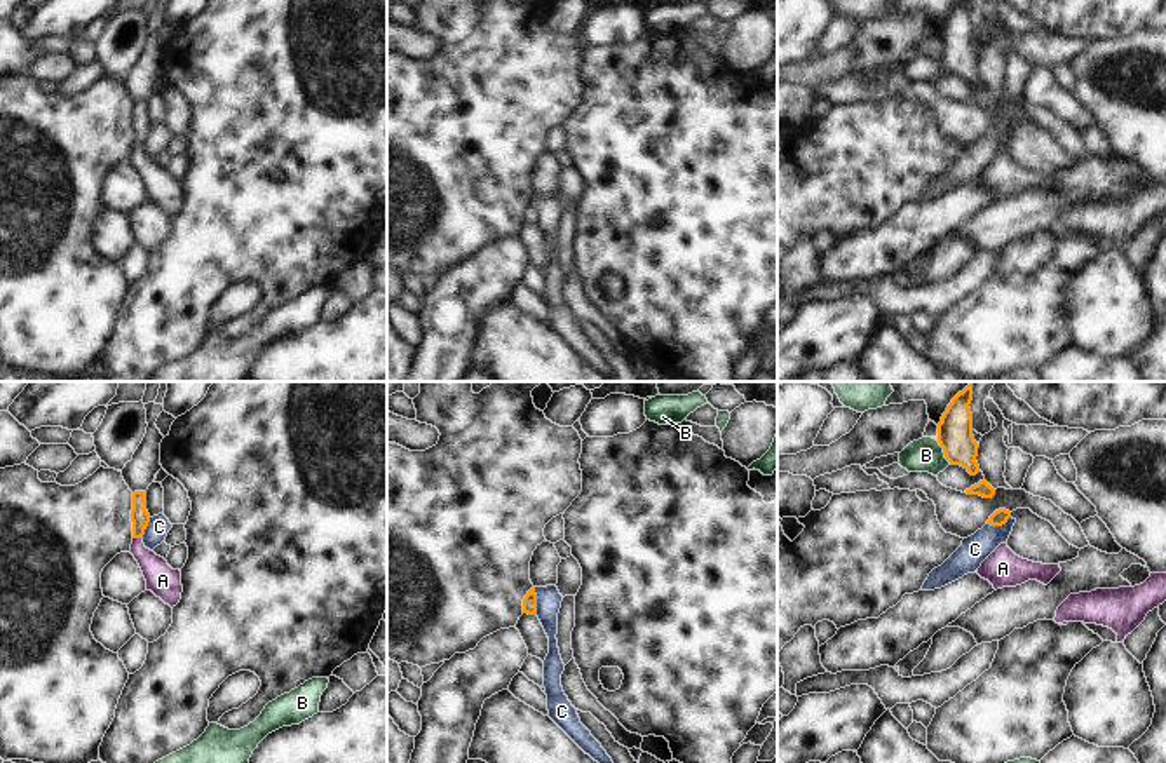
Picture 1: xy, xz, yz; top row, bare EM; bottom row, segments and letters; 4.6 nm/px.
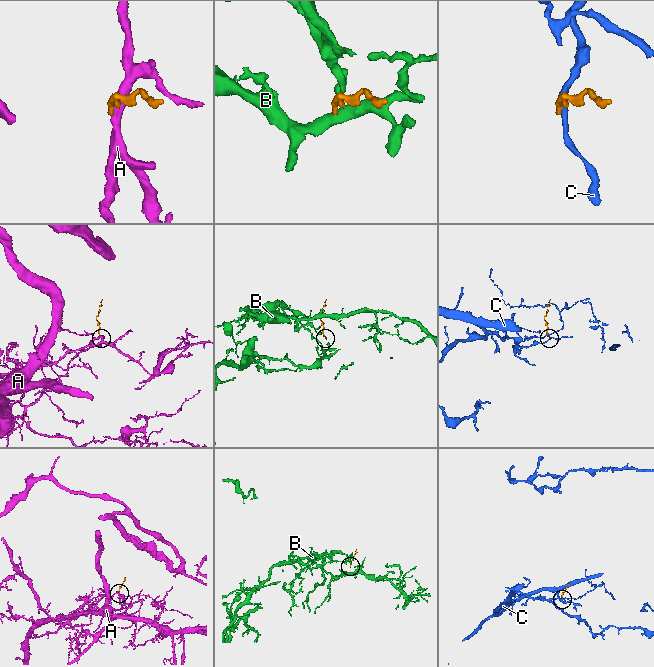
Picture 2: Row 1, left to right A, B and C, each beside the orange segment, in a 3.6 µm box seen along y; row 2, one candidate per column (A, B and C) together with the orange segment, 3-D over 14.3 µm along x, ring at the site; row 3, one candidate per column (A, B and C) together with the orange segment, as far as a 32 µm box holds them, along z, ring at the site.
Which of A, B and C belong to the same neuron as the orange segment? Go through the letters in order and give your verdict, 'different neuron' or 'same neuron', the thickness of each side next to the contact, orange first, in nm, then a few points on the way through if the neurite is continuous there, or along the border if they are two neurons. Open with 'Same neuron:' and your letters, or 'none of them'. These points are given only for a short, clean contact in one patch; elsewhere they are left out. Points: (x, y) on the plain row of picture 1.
Same neuron: A
A: same neuron; calibres 90 and 150 nm; way xy (140, 126), (138, 147), (138, 161), (162, 190)
B: different neuron; calibres 160 and 160 nm; border yz (936, 51), (950, 74)
C: different neuron; calibres 60 and 110 nm; border xz (534, 197), (537, 223)

